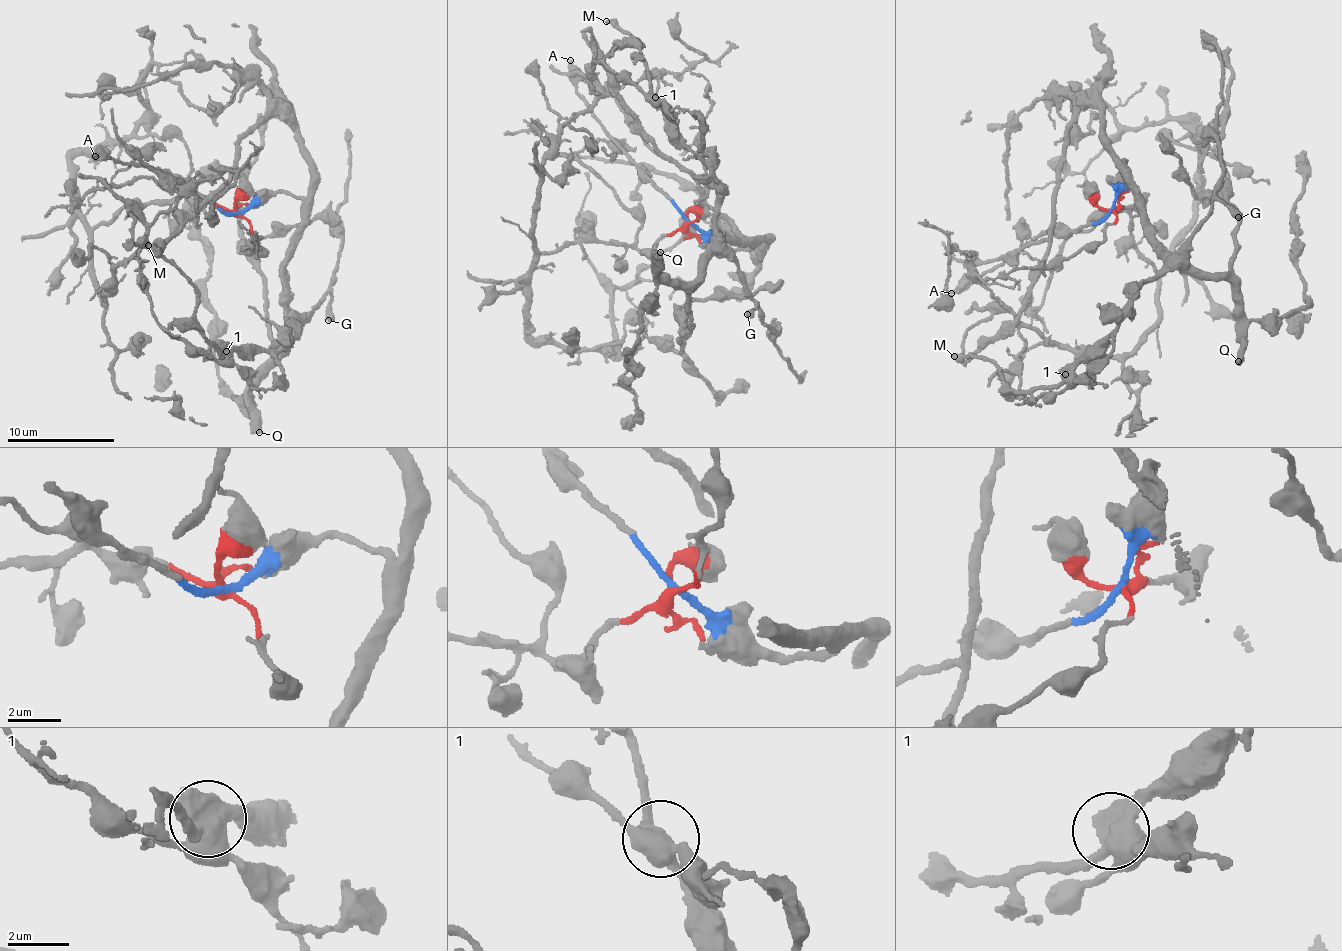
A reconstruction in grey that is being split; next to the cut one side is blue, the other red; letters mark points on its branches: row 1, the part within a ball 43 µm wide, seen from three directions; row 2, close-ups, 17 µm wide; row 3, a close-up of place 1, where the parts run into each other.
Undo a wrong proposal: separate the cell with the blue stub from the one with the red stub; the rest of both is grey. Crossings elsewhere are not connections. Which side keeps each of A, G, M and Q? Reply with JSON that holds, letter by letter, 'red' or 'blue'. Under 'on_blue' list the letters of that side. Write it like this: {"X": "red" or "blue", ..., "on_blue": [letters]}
{"A": "blue", "G": "blue", "M": "blue", "Q": "blue", "on_blue": ["A", "G", "M", "Q"]}

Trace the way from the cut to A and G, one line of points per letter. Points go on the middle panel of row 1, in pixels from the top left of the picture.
A: (687, 222), (667, 192), (649, 178), (609, 134), (577, 91), (577, 74), (570, 60)
G: (687, 222), (731, 249), (753, 247), (746, 237), (720, 232), (717, 241), (755, 301), (746, 315)

